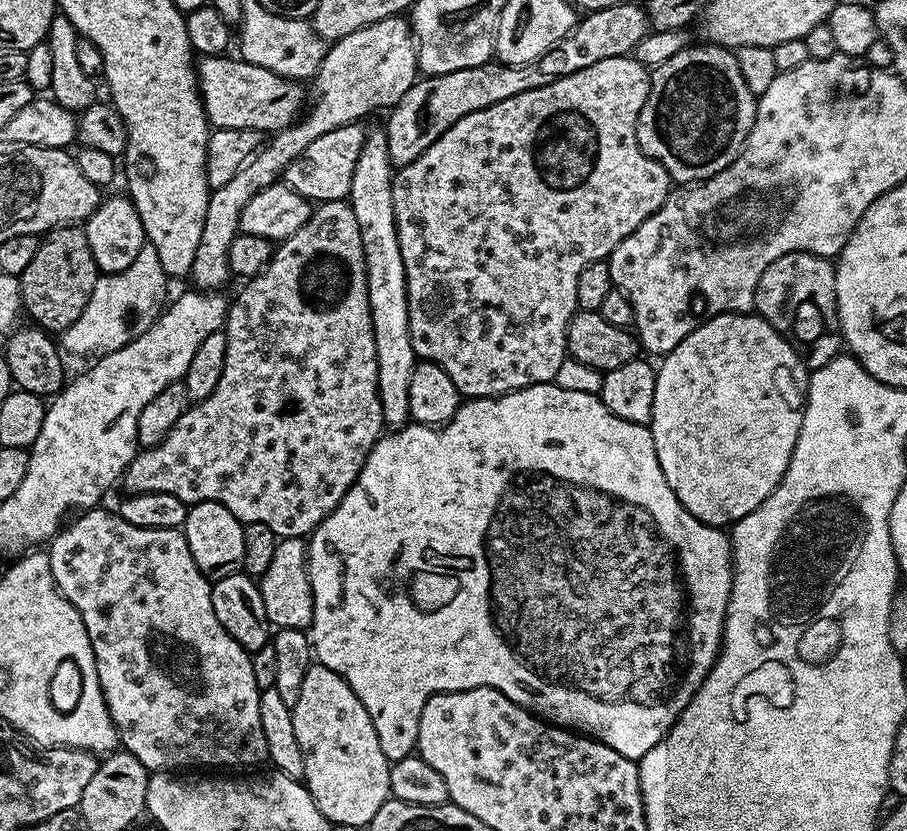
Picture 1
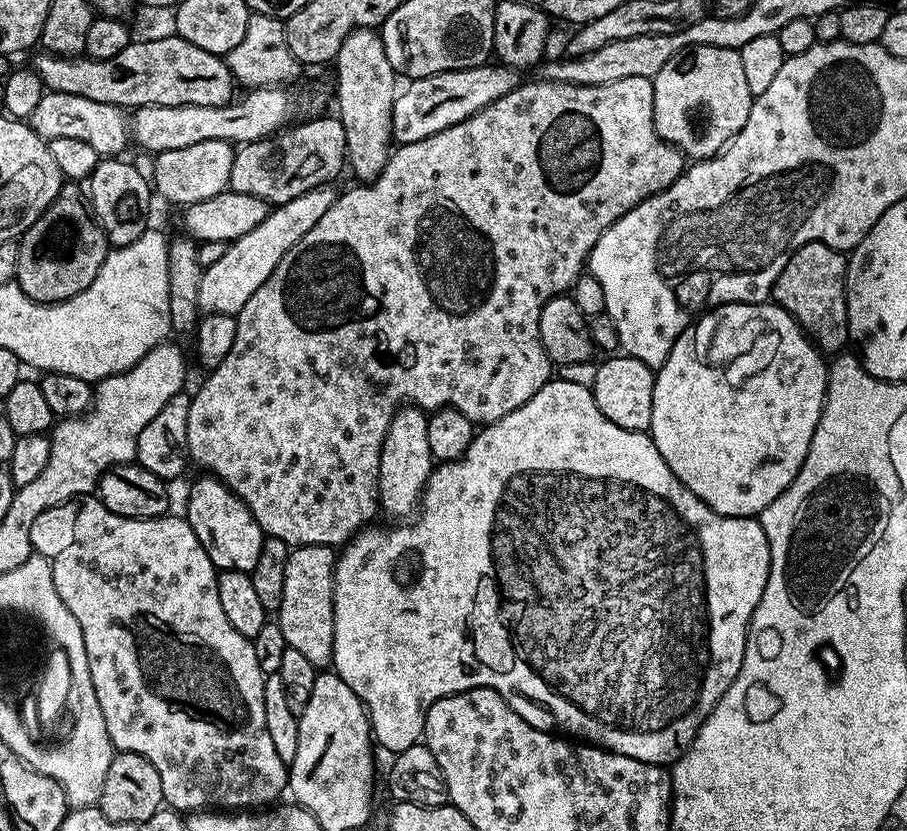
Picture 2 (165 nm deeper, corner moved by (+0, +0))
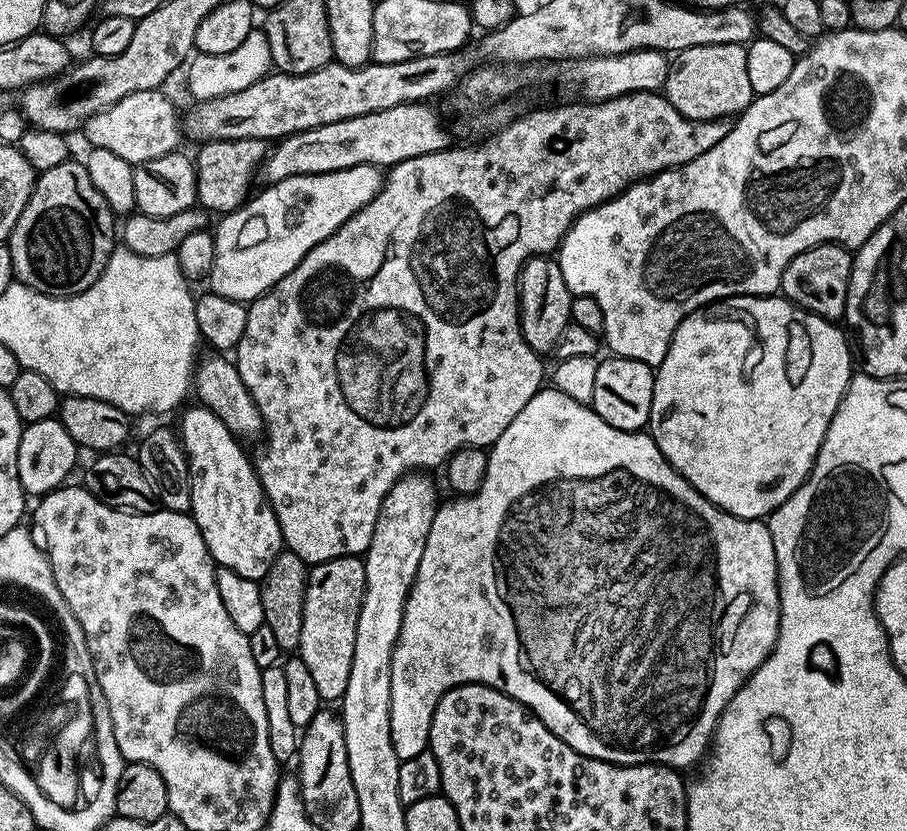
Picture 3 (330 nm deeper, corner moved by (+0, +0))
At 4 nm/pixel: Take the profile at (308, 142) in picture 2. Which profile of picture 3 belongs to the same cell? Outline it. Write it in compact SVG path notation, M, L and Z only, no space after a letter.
M254 138L241 140L209 140L194 152L196 166L196 199L201 209L212 214L227 214L240 208L249 199L248 187L257 179L258 169L266 153L265 141Z

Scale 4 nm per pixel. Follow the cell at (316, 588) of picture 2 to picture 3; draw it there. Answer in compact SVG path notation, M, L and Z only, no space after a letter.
M343 556L313 564L308 569L306 598L302 606L302 638L298 658L306 662L321 701L338 702L350 682L350 662L354 662L354 633L366 586L364 561L360 556Z

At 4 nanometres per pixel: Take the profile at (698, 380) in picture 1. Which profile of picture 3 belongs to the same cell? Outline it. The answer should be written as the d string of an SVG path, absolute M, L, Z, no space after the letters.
M776 294L729 296L709 304L707 308L701 308L699 312L691 312L674 330L666 358L662 358L655 369L654 402L650 406L650 418L646 425L652 441L680 476L686 478L686 482L690 482L690 486L701 492L714 507L743 520L760 520L771 516L773 510L794 495L804 485L804 479L811 474L818 450L826 438L826 430L838 410L838 402L842 402L844 391L854 375L852 352L844 337L845 329L840 327L839 323L815 316L813 312Z

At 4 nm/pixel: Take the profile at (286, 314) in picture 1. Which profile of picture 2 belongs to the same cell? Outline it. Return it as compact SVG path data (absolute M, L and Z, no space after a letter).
M622 78L619 82L606 82L606 86L555 84L552 80L540 80L535 83L521 83L513 92L498 98L478 114L474 114L470 118L466 118L464 121L434 134L432 137L399 145L389 155L382 174L378 174L376 180L365 183L363 186L356 186L360 188L352 188L349 192L341 191L337 195L335 202L330 206L330 210L326 210L326 214L322 214L322 218L318 218L314 230L310 230L305 234L300 239L299 244L290 246L290 250L286 250L282 262L278 262L278 266L274 266L274 274L270 274L270 278L266 278L266 282L262 282L262 286L258 286L258 290L254 290L250 302L246 302L246 306L242 306L242 310L236 313L236 333L234 334L234 346L230 346L230 354L226 354L226 358L222 358L222 362L217 368L213 368L207 373L208 377L205 378L204 385L192 396L190 418L186 421L186 446L188 447L188 459L193 465L197 464L198 467L204 468L200 470L221 480L232 493L246 502L250 514L254 514L254 518L260 529L264 531L265 537L273 536L290 546L302 544L343 546L357 532L365 526L371 525L375 521L372 519L375 518L376 512L378 516L378 474L380 473L382 442L386 438L386 430L394 418L396 409L401 407L405 401L416 406L429 406L428 404L432 404L433 409L456 408L462 414L466 414L466 418L470 418L473 424L483 426L501 420L506 414L518 410L518 406L525 404L534 394L538 394L538 390L542 390L542 386L548 383L554 372L554 365L548 359L546 350L542 346L542 338L538 334L538 322L542 314L542 306L546 306L546 302L550 302L550 298L563 296L571 289L573 282L585 271L588 255L594 246L594 242L598 242L598 238L602 238L602 234L606 234L606 230L610 226L614 226L614 222L618 222L618 218L622 218L622 214L634 210L634 206L638 206L646 198L666 190L684 173L686 158L673 144L665 142L654 126L654 90L652 89L651 79Z

